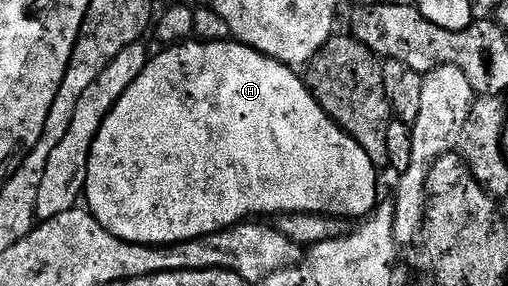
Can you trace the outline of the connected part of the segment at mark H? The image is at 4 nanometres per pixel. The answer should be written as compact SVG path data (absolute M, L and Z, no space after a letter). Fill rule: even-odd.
M186 40L163 50L166 50L163 54L155 53L151 57L144 72L140 72L128 92L120 96L92 144L84 202L95 220L108 232L126 242L145 246L171 246L177 242L187 242L193 238L203 238L228 230L247 221L251 216L262 216L258 214L328 214L347 220L362 220L374 213L380 201L379 171L372 164L368 152L364 152L364 148L360 148L356 139L350 137L345 130L335 126L334 121L322 110L322 105L314 99L309 85L303 79L301 82L287 63L255 50L253 46L244 46L237 40Z

